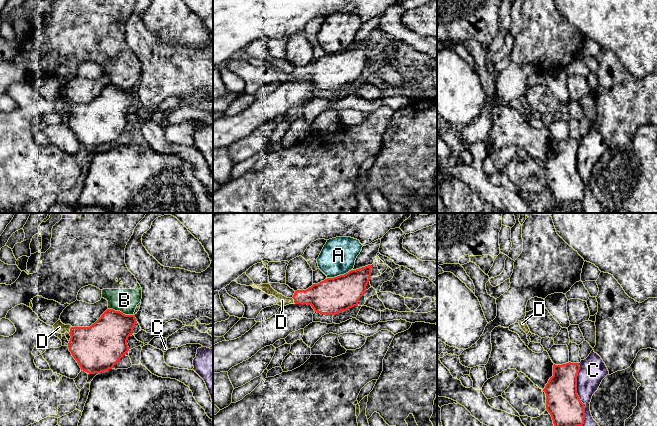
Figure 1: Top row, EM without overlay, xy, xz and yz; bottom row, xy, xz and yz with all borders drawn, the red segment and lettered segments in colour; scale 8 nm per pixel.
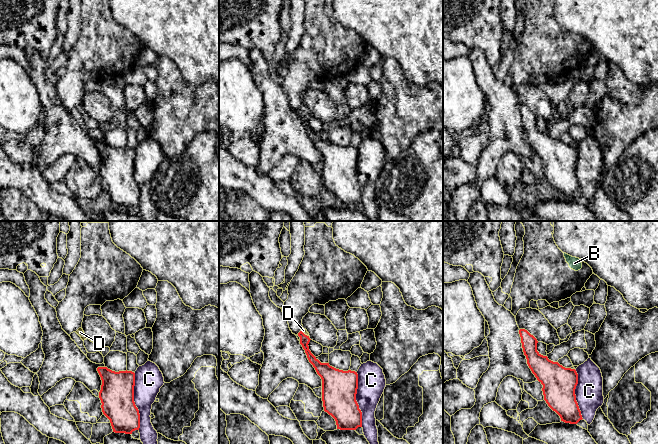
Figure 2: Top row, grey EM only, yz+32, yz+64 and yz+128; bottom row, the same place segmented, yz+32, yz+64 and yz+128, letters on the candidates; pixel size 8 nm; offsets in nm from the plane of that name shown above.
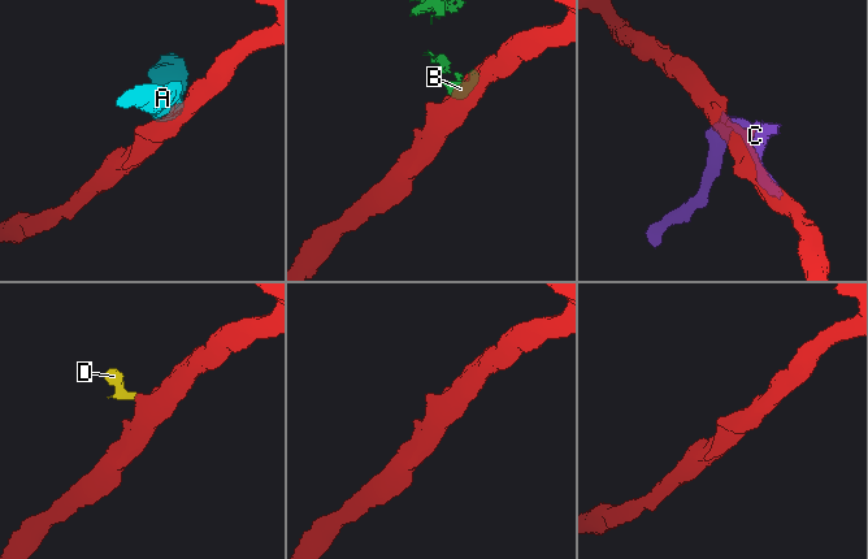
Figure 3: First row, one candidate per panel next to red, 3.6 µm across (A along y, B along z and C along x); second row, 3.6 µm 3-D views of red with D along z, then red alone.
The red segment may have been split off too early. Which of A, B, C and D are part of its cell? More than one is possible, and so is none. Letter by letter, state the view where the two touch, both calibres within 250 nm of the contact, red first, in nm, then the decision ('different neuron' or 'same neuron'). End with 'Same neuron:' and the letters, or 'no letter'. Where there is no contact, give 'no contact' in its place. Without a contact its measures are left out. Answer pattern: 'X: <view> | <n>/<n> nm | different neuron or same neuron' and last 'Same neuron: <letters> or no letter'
A: xz | 280/280 nm | different neuron
B: xy | 320/190 nm | different neuron
C: yz | 280/220 nm | different neuron
D: xy | 360/90 nm | same neuron
Same neuron: D

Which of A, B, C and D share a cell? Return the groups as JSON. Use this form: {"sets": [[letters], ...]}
{"sets": [["A"], ["B"], ["C"], ["D"]]}

